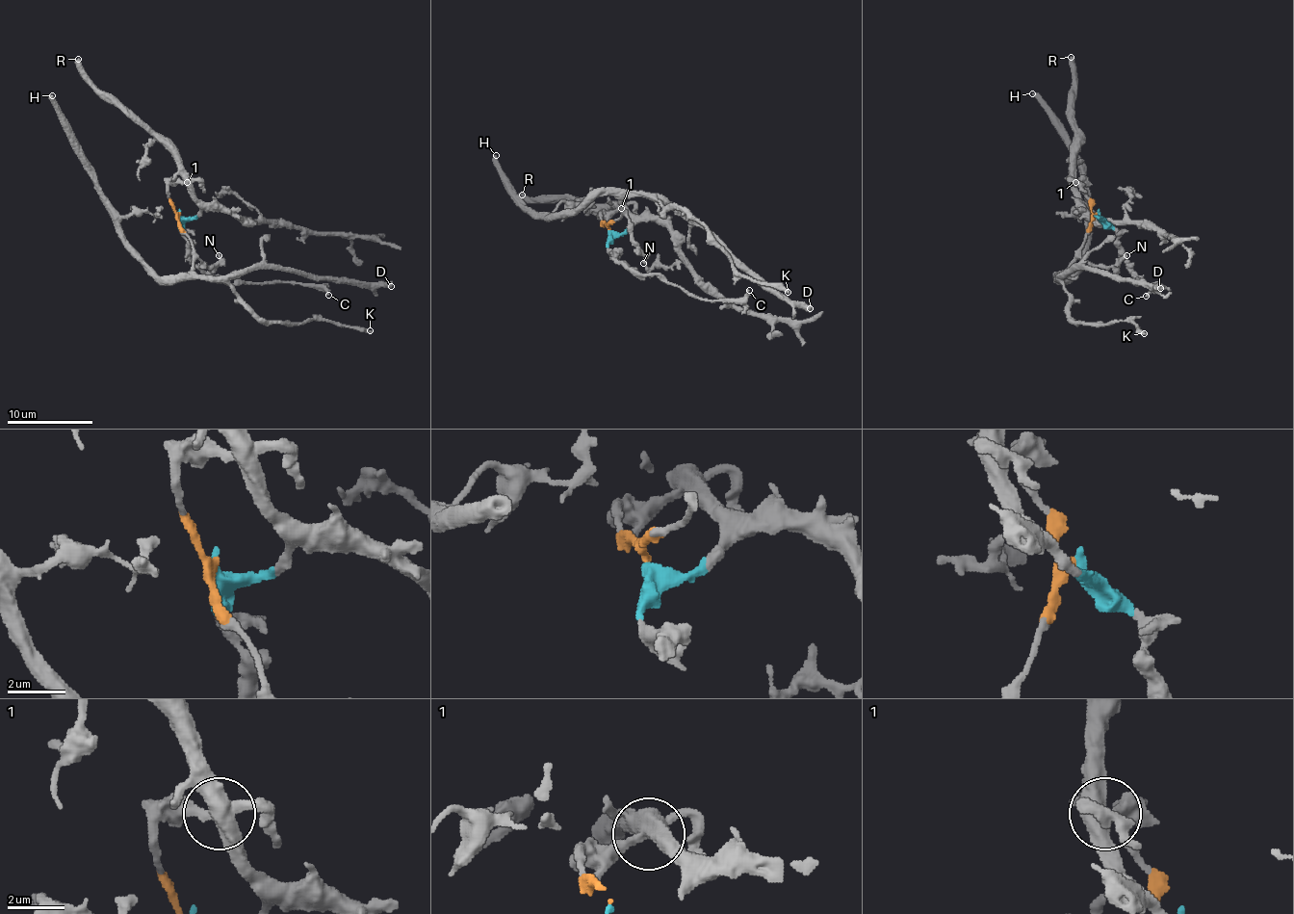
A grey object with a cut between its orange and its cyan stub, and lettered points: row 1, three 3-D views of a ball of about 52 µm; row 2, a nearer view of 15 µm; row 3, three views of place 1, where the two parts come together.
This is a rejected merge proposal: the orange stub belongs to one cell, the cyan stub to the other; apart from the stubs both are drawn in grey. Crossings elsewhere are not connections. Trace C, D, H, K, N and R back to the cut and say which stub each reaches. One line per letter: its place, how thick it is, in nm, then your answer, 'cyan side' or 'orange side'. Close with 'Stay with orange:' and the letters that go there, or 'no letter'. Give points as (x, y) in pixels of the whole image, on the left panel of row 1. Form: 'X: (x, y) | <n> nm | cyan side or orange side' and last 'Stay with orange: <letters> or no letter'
C: (328, 295) | 280 nm | cyan side
D: (391, 286) | 550 nm | orange side
H: (52, 95) | 380 nm | orange side
K: (370, 330) | 320 nm | orange side
N: (219, 255) | 280 nm | orange side
R: (78, 59) | 480 nm | cyan side
Stay with orange: D, H, K, N

